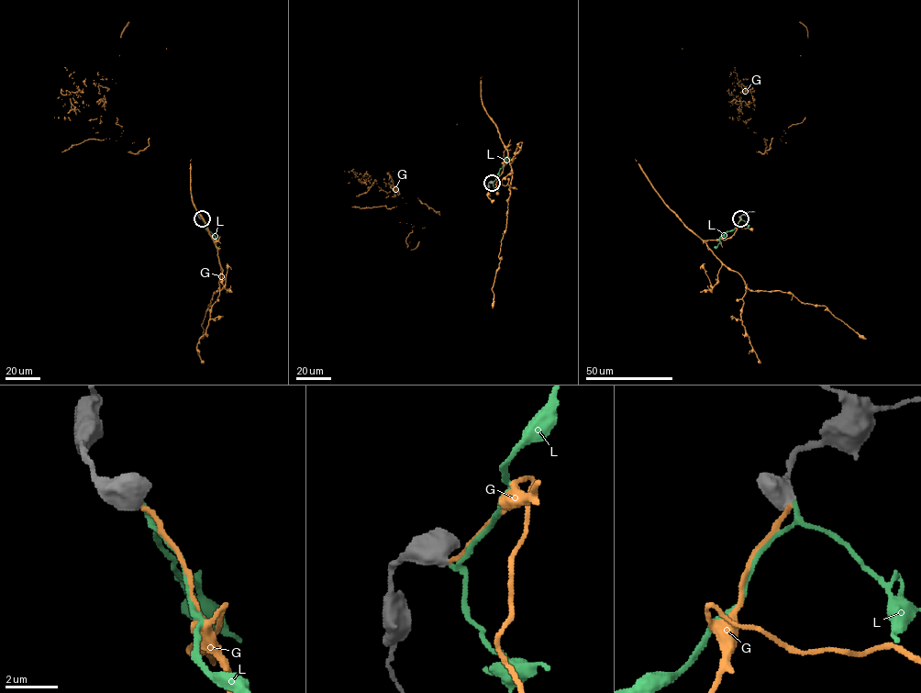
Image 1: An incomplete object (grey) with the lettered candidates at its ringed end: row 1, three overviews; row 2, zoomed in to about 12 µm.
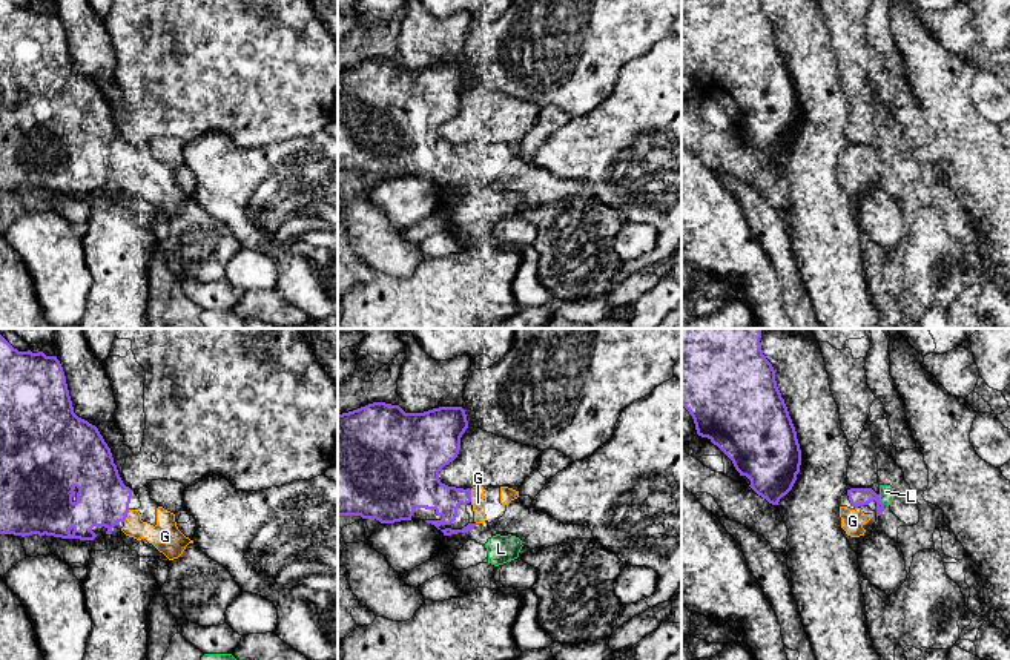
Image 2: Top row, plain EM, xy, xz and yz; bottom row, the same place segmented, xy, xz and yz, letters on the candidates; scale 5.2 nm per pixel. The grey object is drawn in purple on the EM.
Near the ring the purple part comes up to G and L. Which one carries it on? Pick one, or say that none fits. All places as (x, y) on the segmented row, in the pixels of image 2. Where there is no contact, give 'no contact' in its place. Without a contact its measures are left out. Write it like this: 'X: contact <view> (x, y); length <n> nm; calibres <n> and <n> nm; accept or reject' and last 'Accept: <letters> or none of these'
G: contact xy (126, 516); length 70 nm; calibres 280 and 160 nm; accept
L: contact yz (880, 499); length 70 nm; calibres 100 and 80 nm; reject
Accept: G

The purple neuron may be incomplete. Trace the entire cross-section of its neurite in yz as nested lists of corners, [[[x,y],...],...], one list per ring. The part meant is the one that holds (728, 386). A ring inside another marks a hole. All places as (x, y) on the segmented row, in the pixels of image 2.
[[[682,328],[682,405],[692,416],[697,434],[708,437],[714,445],[717,445],[732,460],[740,476],[746,476],[751,480],[749,487],[758,496],[772,505],[778,505],[780,499],[792,490],[797,480],[801,465],[801,450],[787,407],[777,387],[775,370],[763,355],[760,338],[761,328]]]

